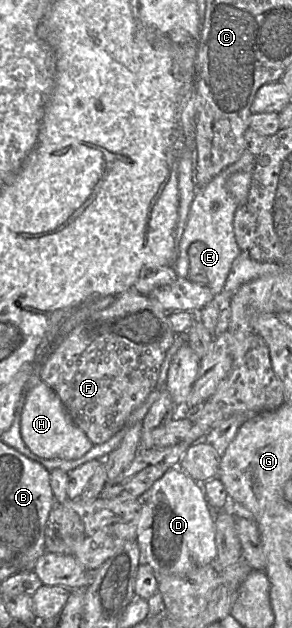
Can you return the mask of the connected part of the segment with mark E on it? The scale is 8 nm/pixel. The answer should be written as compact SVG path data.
M248 151L242 155L240 161L229 165L205 187L198 189L190 206L173 266L178 277L186 279L188 276L190 282L207 286L214 296L223 290L232 264L242 252L235 240L233 229L234 213L239 205L226 189L226 182L230 175L240 171L252 172L255 167L256 155Z

